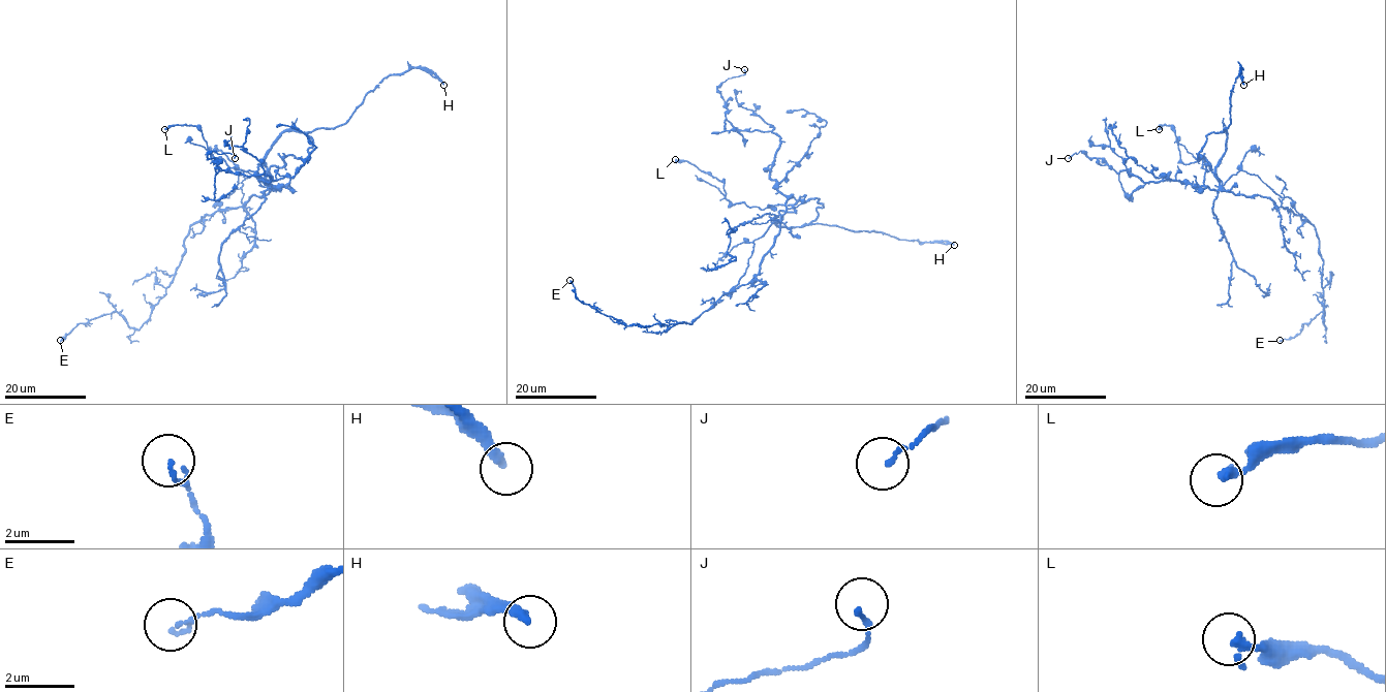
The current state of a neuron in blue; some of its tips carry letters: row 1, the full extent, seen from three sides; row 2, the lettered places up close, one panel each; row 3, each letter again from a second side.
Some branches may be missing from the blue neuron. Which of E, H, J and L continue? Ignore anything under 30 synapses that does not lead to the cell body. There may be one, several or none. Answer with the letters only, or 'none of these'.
H

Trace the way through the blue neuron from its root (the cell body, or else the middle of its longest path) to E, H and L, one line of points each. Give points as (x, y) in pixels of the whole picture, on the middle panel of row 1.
E: (759, 270), (747, 283), (725, 293), (690, 323), (626, 325), (583, 304), (576, 296), (570, 280)
H: (759, 270), (779, 232), (777, 217), (779, 226), (823, 223), (954, 245)
L: (759, 270), (786, 207), (732, 203), (722, 182), (675, 159)

